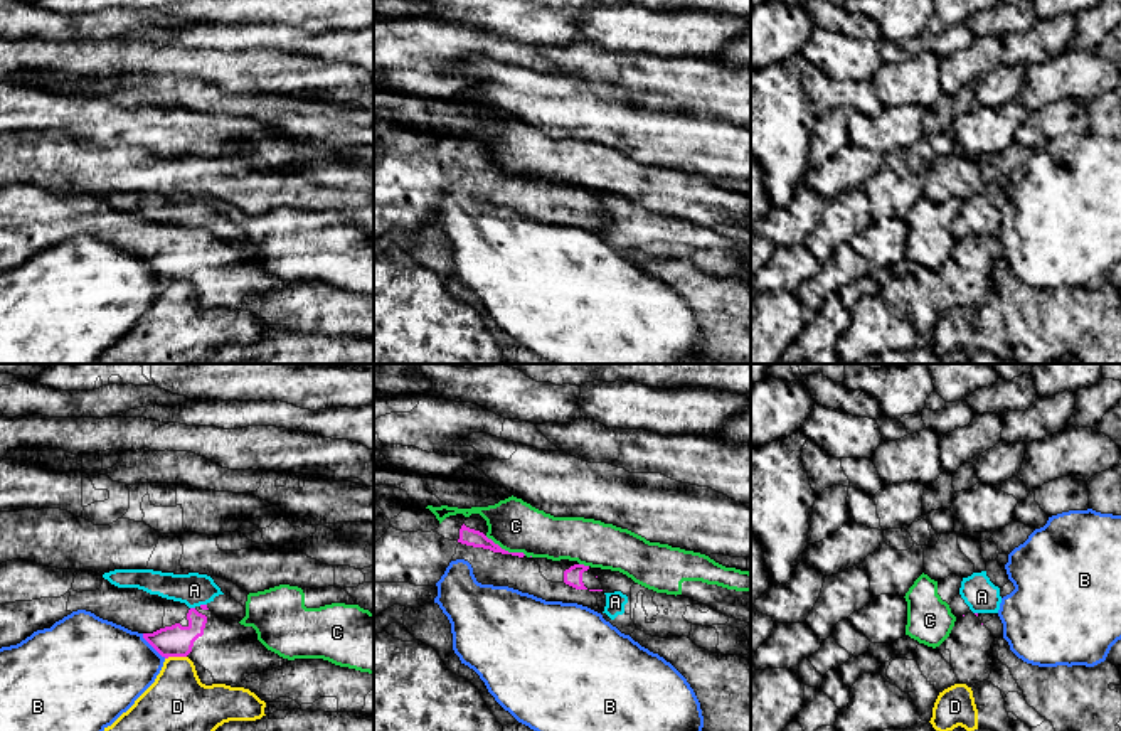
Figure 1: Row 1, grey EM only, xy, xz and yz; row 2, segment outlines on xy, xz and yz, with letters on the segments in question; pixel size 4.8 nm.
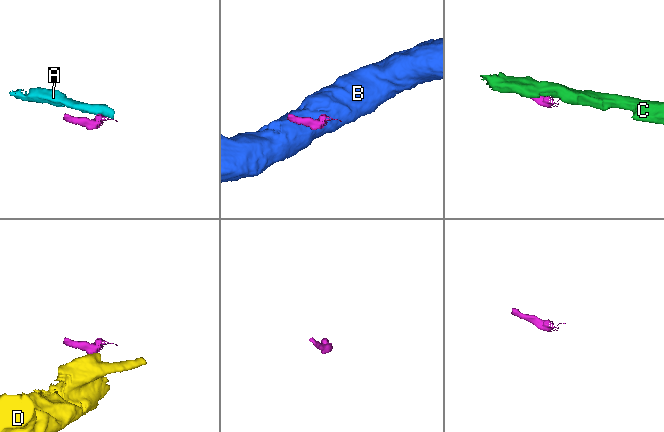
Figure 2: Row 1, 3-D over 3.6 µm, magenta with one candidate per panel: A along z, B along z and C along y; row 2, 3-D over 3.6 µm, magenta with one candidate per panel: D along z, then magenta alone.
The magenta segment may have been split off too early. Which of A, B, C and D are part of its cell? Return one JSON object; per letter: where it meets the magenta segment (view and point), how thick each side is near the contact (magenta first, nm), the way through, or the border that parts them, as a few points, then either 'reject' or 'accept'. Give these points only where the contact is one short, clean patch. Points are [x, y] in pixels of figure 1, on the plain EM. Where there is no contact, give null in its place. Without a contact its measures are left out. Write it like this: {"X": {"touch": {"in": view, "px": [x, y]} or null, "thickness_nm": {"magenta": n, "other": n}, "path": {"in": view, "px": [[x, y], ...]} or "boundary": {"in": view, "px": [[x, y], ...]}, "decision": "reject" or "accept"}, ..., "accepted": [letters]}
{"A": {"touch": {"in": "xy", "px": [192, 231]}, "thickness_nm": {"magenta": 150, "other": 160}, "boundary": {"in": "xy", "px": [[191, 229], [194, 231]]}, "decision": "reject"}, "B": {"touch": {"in": "xy", "px": [154, 270]}, "thickness_nm": {"magenta": 150, "other": 420}, "decision": "reject"}, "C": {"touch": {"in": "xz", "px": [504, 172]}, "thickness_nm": {"magenta": 80, "other": 240}, "decision": "reject"}, "D": {"touch": {"in": "xy", "px": [175, 278]}, "thickness_nm": {"magenta": 150, "other": 340}, "boundary": {"in": "xy", "px": [[185, 278], [169, 278], [165, 282]]}, "decision": "reject"}, "accepted": []}

